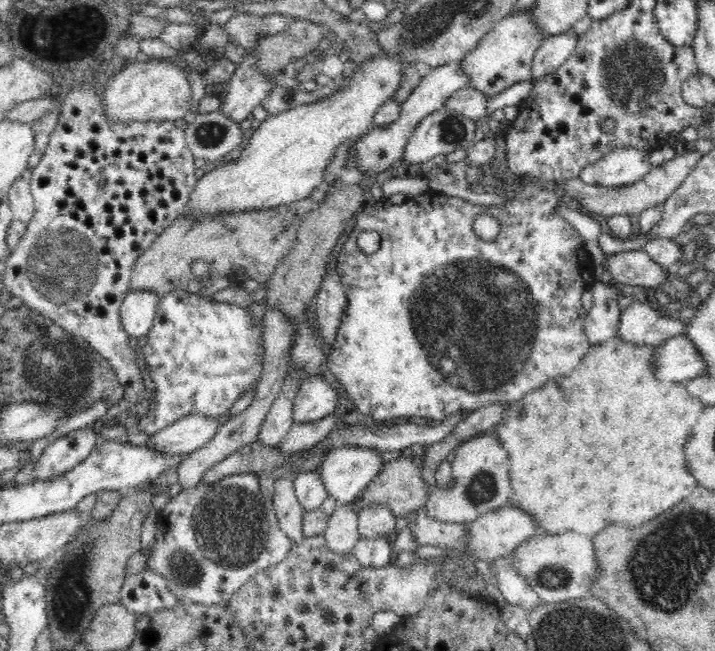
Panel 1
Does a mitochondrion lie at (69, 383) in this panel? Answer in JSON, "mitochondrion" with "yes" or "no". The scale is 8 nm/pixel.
{"mitochondrion":"yes"}

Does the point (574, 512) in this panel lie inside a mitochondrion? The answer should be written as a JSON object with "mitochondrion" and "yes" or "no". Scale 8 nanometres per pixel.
{"mitochondrion":"no"}

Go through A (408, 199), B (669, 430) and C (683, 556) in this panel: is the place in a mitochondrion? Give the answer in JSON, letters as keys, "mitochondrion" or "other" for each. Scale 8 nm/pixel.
{"A":"other","B":"other","C":"mitochondrion"}

